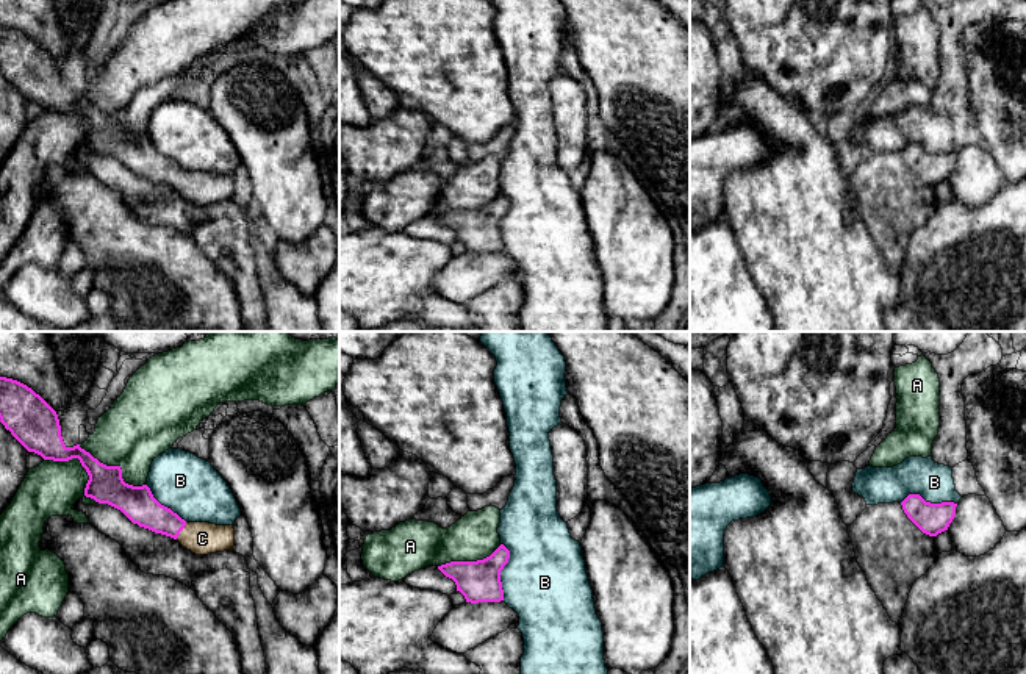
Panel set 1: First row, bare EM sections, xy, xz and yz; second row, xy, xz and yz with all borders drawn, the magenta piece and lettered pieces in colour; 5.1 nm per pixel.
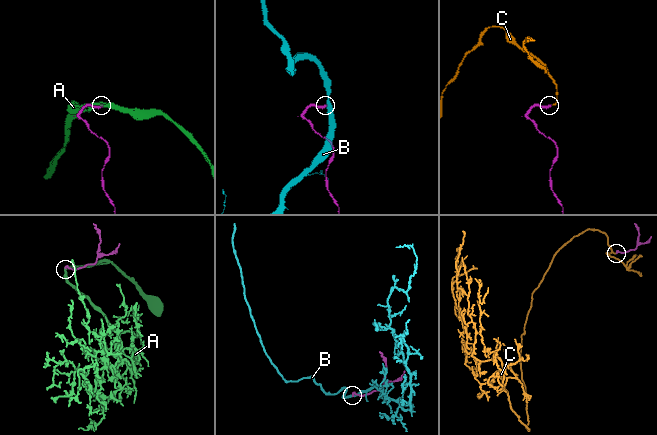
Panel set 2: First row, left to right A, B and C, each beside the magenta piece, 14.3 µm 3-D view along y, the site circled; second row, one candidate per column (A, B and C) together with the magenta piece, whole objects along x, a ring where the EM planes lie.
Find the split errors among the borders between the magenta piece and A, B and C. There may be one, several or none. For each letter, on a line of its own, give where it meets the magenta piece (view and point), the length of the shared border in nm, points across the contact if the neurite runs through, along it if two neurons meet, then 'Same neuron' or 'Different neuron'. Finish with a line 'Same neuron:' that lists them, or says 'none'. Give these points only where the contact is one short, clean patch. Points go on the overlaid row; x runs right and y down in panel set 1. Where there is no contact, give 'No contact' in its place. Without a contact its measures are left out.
A: Touches magenta at xy (83, 466). Shared border 360 nm. Different neuron
B: Touches magenta at xz (501, 570). Shared border 300 nm. Boundary: xz (501, 543), (509, 551), (509, 562), (501, 571), (502, 599). Different neuron
C: Touches magenta at xy (182, 529). Shared border 110 nm. Path across: xy (139, 505), (154, 516), (182, 529), (190, 535), (202, 538). Same neuron
Same neuron: C

